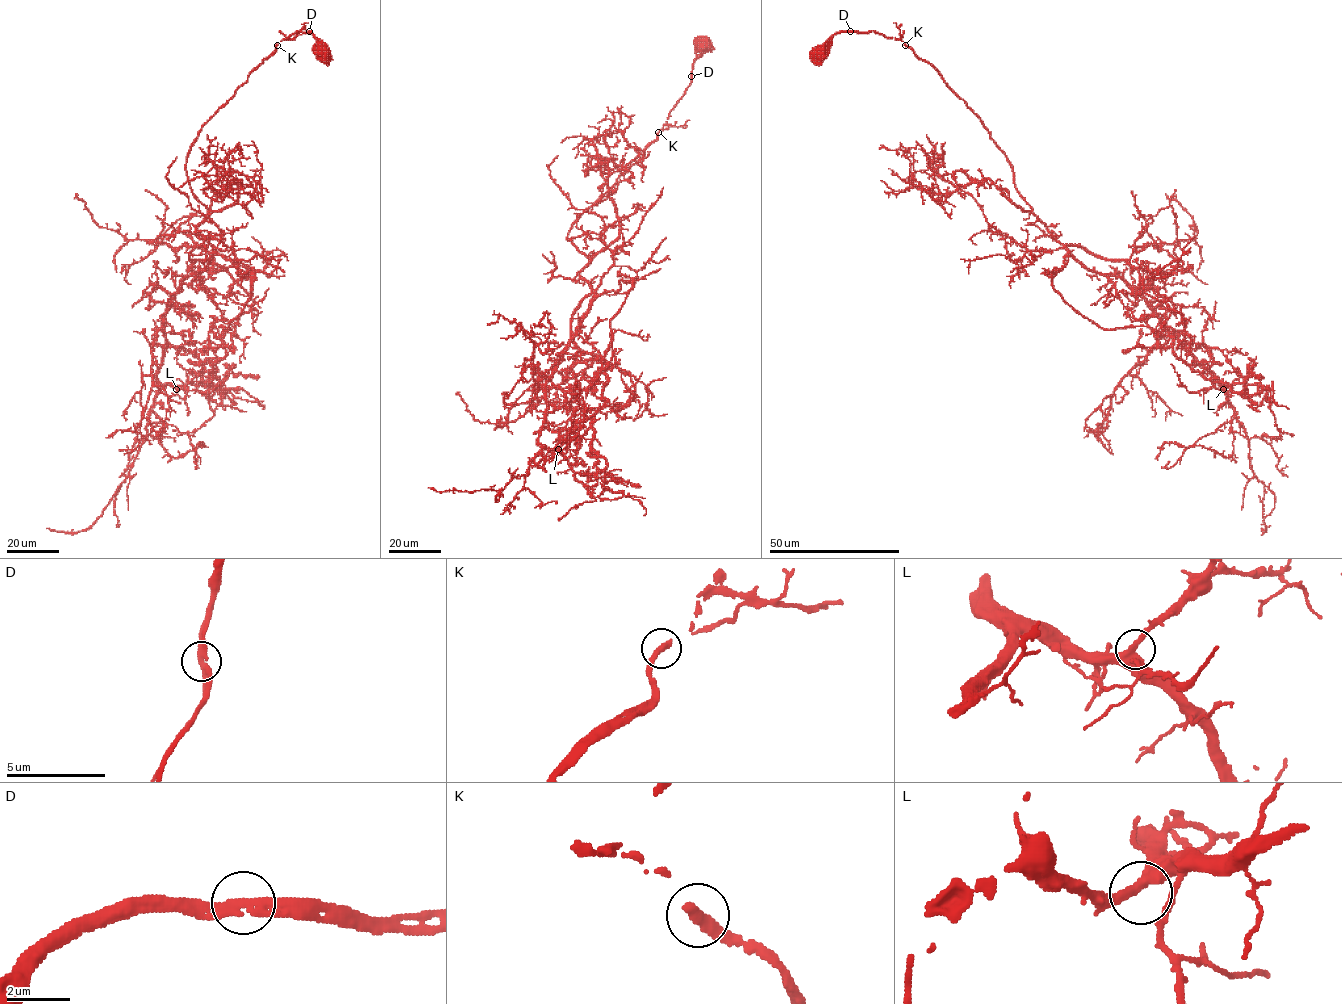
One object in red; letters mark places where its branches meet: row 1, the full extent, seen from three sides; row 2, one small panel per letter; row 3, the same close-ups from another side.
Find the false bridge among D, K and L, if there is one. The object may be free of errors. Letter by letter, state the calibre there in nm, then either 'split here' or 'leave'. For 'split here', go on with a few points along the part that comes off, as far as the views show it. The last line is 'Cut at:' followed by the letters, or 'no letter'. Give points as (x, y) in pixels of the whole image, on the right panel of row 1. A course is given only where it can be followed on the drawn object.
D: 320 nm | leave
K: 440 nm | leave
L: 400 nm | leave
Cut at: no letter

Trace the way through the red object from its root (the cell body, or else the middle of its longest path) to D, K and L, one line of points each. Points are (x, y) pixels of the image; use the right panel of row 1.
D: (820, 51), (818, 49), (834, 35), (850, 31)
K: (820, 51), (818, 49), (834, 35), (847, 31), (873, 31), (906, 45)
L: (820, 51), (838, 33), (873, 31), (930, 63), (981, 121), (1047, 230), (1088, 269), (1121, 277), (1223, 389)

